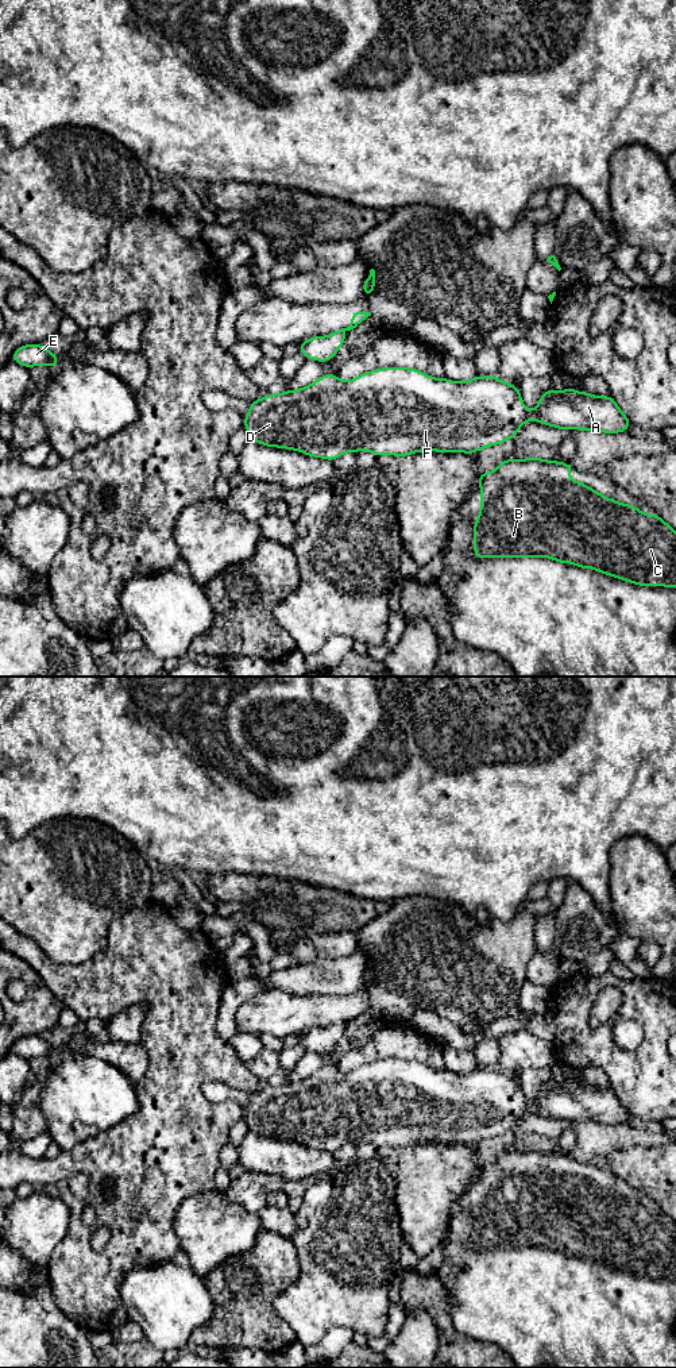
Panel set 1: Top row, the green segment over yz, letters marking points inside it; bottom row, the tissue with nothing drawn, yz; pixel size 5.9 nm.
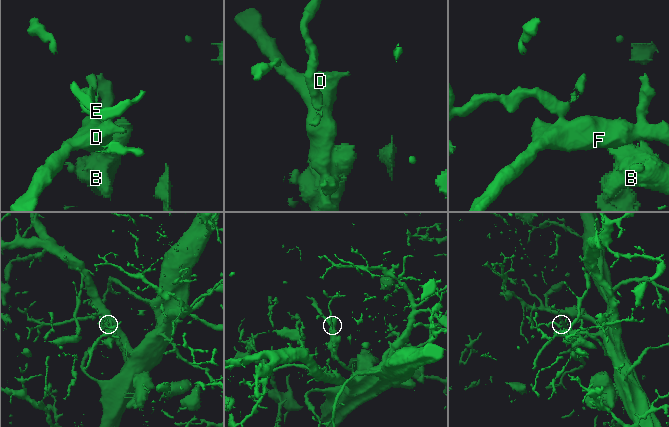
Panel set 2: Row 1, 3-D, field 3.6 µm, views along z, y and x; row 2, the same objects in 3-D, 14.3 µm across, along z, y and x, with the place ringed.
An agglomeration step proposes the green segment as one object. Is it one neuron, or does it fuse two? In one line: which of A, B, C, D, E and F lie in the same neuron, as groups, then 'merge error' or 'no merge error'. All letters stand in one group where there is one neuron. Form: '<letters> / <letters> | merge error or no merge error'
A D E F / B C | merge error

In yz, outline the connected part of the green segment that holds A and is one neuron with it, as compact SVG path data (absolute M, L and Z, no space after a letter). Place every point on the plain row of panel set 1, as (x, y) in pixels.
M394 1057L364 1063L345 1074L337 1066L327 1064L305 1079L252 1093L243 1111L250 1130L262 1137L294 1141L331 1153L344 1144L362 1141L376 1148L401 1149L422 1142L476 1145L514 1130L529 1111L560 1122L603 1125L621 1125L631 1117L611 1084L598 1088L587 1082L579 1084L575 1079L565 1079L560 1084L549 1079L530 1105L519 1080L497 1067L475 1067L467 1074L457 1074Z

